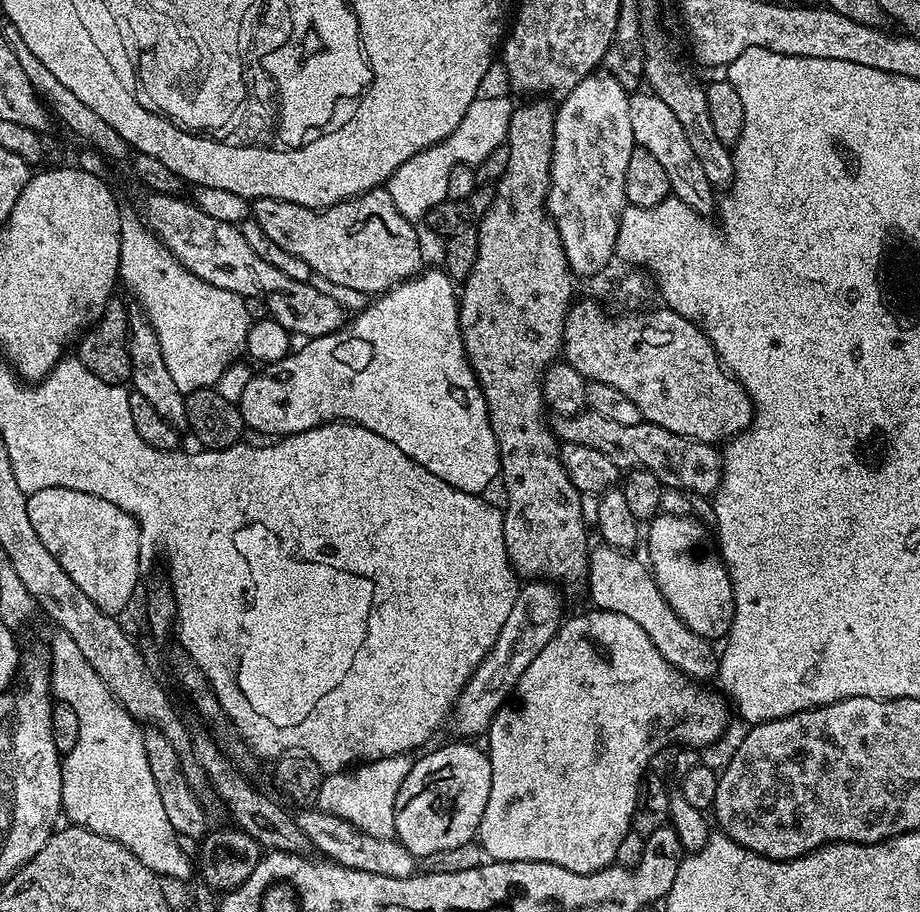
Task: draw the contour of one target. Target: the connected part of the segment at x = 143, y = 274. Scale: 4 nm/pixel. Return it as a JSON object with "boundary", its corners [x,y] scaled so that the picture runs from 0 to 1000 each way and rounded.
{"boundary":[[[179,268],[174,272],[130,272],[129,306],[157,337],[193,428],[201,432],[238,422],[243,407],[266,389],[271,349],[265,326],[212,303]]]}

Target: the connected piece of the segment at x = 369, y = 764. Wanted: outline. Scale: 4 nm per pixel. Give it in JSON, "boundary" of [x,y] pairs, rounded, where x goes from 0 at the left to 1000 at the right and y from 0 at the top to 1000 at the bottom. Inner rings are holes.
{"boundary":[[[436,827],[429,830],[428,836],[417,831],[402,833],[372,846],[353,850],[343,871],[343,882],[354,884],[362,895],[371,895],[386,908],[405,914],[425,913],[430,907],[429,873],[449,836],[447,828]]]}

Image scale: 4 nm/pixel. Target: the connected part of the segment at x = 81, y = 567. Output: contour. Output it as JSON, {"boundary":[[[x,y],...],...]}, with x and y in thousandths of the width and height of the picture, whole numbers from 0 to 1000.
{"boundary":[[[40,535],[30,544],[30,563],[37,581],[41,581],[41,590],[46,590],[46,599],[61,610],[61,615],[80,634],[80,638],[112,671],[130,673],[130,670],[143,658],[148,649],[148,639],[152,636],[152,577],[148,567],[137,559],[124,555],[124,550],[115,550],[115,546],[107,546],[102,542],[93,542],[79,535]]]}

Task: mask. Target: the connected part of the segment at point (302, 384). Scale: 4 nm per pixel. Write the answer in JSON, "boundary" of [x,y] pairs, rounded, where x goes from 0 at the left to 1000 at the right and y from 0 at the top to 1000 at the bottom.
{"boundary":[[[482,296],[475,298],[462,297],[451,305],[430,313],[422,317],[421,320],[408,326],[409,334],[400,338],[387,352],[379,354],[377,359],[367,364],[361,364],[357,368],[345,368],[336,372],[321,384],[308,390],[302,397],[290,400],[279,412],[274,412],[265,421],[265,427],[261,430],[259,446],[266,466],[274,469],[287,480],[308,480],[318,478],[325,474],[332,474],[338,469],[343,469],[347,465],[359,465],[362,463],[377,463],[388,465],[415,480],[420,480],[422,487],[430,490],[430,495],[436,496],[439,501],[447,504],[453,513],[467,515],[468,522],[480,524],[489,533],[493,533],[503,539],[514,542],[525,541],[525,535],[534,529],[535,522],[530,518],[538,519],[543,511],[543,489],[537,480],[535,464],[530,457],[530,443],[526,440],[526,434],[522,431],[522,421],[517,417],[517,411],[513,408],[509,399],[509,389],[504,386],[504,376],[500,365],[500,330],[498,328],[498,316],[491,313],[492,304]]]}

